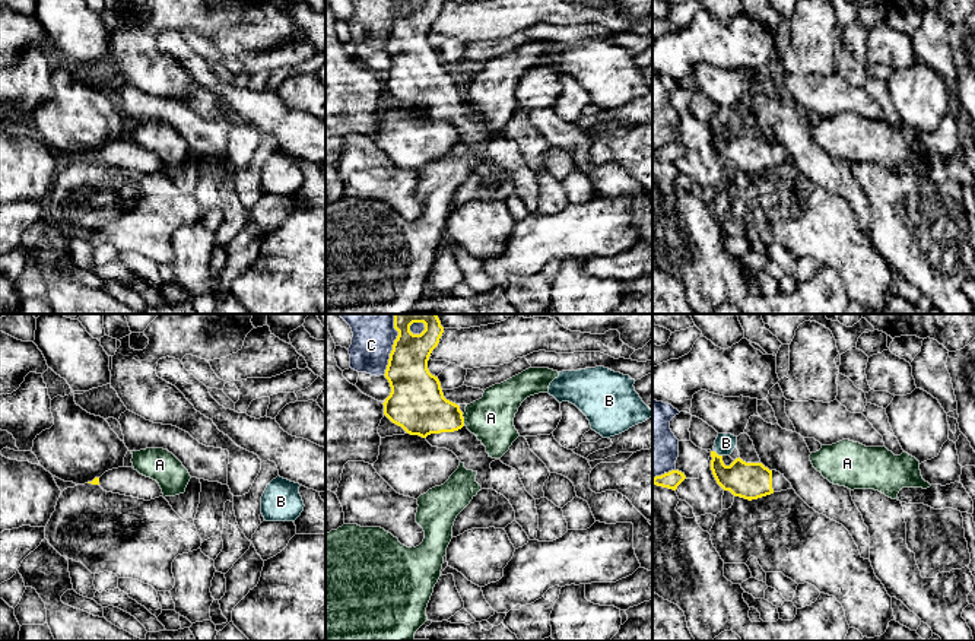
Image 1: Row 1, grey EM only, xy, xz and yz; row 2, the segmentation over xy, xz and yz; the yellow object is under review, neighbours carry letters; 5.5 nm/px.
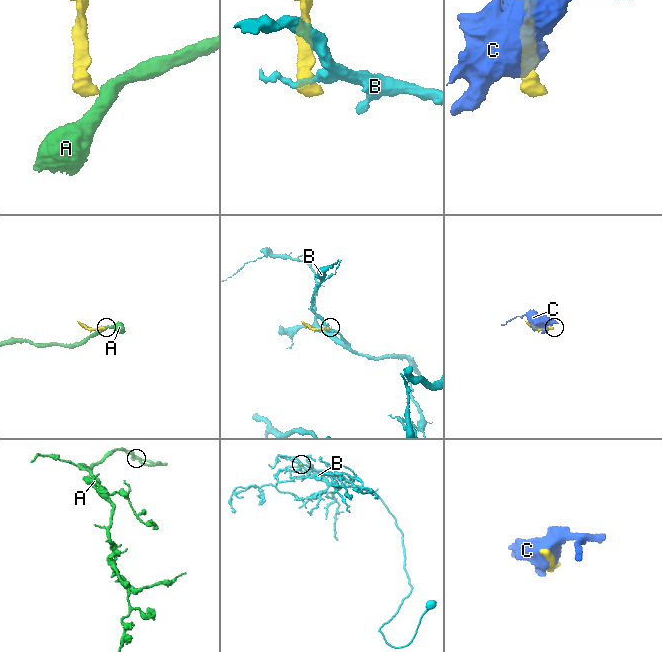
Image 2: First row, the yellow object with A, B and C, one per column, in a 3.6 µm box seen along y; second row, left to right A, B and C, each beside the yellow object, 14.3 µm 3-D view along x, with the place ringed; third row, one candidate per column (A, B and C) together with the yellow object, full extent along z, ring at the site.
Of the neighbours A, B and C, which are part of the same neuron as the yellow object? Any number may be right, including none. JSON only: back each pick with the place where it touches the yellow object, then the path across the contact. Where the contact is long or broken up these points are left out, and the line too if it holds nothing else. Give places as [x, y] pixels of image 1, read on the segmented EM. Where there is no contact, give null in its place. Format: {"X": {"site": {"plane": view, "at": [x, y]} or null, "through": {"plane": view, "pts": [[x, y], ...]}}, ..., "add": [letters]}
{"add": []}

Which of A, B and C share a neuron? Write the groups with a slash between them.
A / B / C

